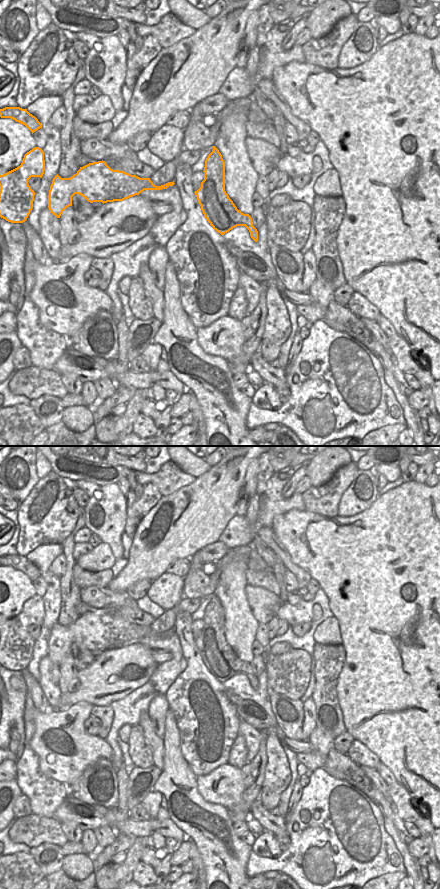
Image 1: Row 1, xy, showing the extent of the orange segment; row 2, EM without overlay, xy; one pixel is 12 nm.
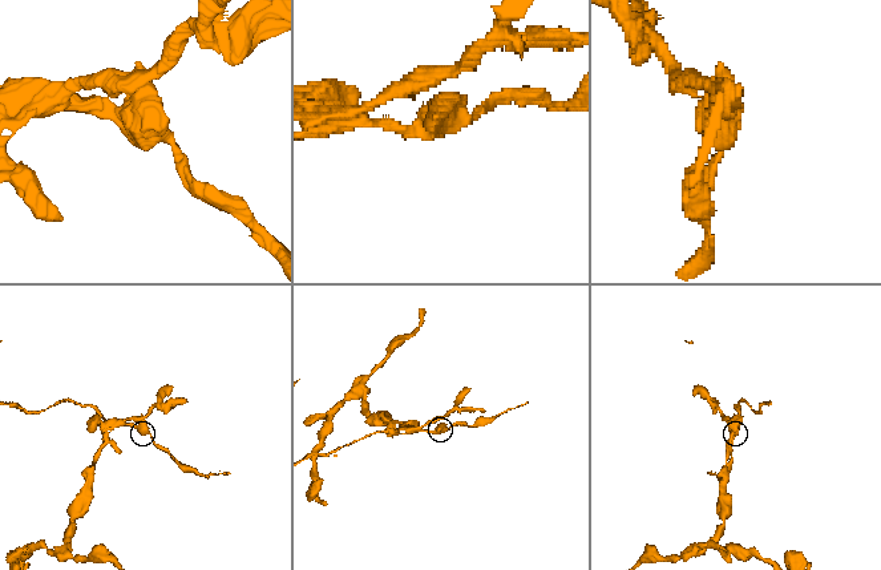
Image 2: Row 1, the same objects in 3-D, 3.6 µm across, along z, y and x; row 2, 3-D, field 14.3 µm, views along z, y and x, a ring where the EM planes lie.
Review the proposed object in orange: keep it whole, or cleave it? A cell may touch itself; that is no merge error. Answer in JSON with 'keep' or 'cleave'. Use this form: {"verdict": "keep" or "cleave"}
{"verdict": "cleave"}

